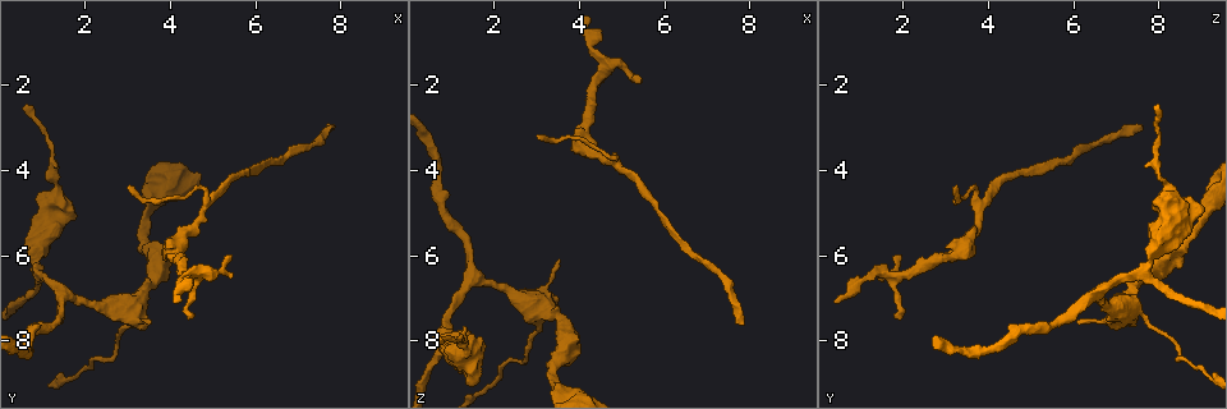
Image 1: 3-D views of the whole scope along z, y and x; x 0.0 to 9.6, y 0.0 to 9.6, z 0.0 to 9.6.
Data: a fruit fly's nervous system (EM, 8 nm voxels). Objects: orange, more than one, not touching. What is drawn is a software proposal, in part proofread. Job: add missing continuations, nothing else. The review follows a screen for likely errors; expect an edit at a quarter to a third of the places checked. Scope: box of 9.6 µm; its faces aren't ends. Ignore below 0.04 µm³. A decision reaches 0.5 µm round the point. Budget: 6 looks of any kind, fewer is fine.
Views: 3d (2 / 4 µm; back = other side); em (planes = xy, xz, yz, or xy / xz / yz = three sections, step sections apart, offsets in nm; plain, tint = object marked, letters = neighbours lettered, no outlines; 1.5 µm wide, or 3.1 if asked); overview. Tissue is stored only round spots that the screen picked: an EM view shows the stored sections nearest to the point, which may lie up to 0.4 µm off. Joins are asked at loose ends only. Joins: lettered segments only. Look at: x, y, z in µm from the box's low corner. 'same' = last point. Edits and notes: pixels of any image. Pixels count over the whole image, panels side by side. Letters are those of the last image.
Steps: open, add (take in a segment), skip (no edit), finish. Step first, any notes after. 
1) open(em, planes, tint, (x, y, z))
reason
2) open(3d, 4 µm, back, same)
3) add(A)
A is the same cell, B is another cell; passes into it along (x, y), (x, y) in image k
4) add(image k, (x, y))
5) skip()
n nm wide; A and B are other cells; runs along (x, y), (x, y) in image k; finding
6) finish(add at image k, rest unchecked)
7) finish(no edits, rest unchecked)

open(3d, 4 µm, (7.85, 3.00, 7.65))
thin end

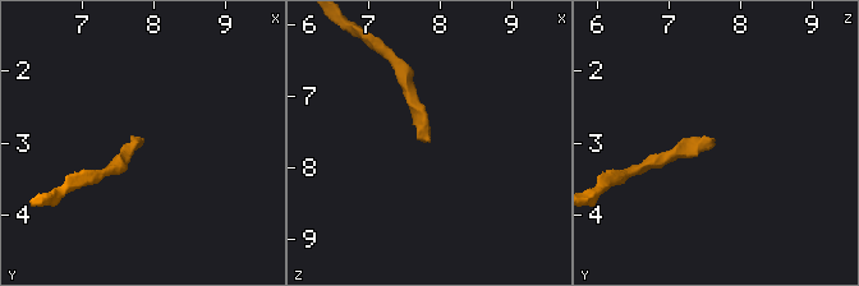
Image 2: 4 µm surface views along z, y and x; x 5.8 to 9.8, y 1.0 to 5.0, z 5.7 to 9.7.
open(em, planes, letters, (7.85, 2.95, 7.65))
now the EM

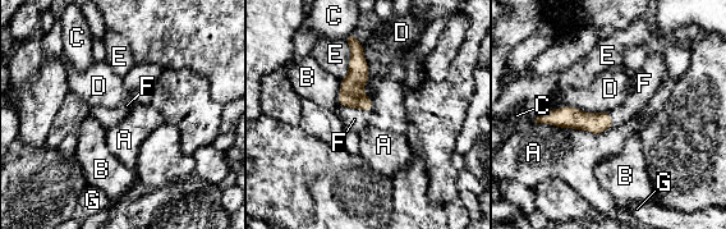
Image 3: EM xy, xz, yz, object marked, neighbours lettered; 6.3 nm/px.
add(F)
F is the same cell, A, B, C, D, E and G are other cells; passes into it along (352, 95), (354, 106), (354, 119) in image 3; the neuron continues

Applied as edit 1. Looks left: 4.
open(3d, 4 µm, (3.35, 7.80, 6.95))
branch stops here

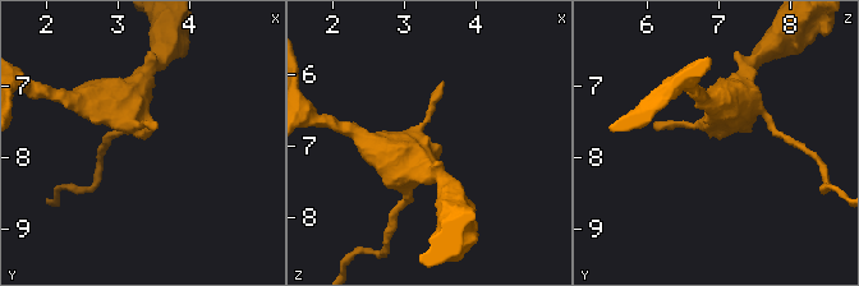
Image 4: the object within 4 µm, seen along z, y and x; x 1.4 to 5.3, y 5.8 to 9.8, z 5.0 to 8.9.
open(em, xy, step 8, letters, (3.40, 7.75, 6.95))

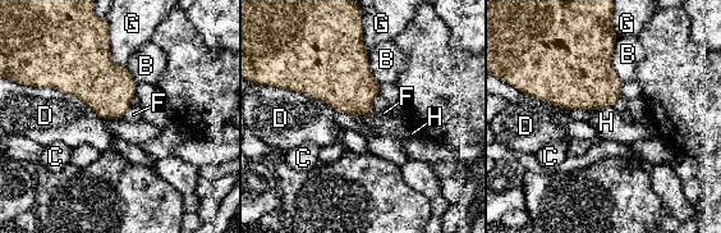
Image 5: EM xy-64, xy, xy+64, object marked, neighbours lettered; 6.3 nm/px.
skip()
B, C, D, F, G and H are other cells; border along (37, 86), (73, 94), (105, 119) in image 5; no lettered segment goes on from it

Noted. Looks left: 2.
open(3d, 4 µm, (0.65, 2.45, 7.90))
an open end

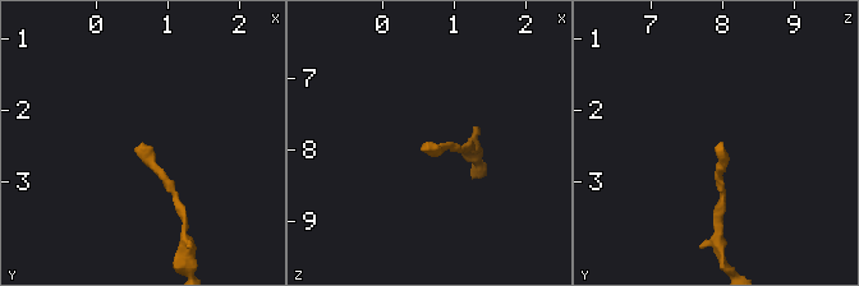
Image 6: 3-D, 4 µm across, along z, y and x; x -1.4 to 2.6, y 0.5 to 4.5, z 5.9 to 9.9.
open(em, xy, step 4, letters, (0.60, 2.50, 7.95))
now the EM

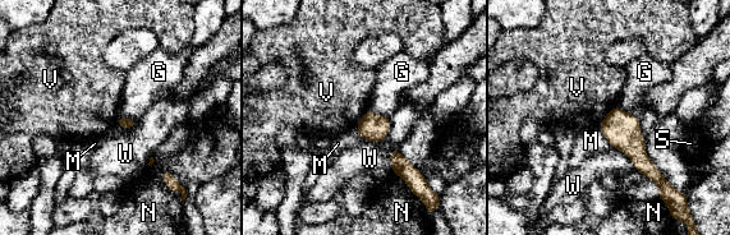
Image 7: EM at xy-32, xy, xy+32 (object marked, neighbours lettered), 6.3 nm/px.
skip()
G, M, N, S, V and W are other cells; none of them fits

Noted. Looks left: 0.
finish(add at image 3, rest unchecked)

